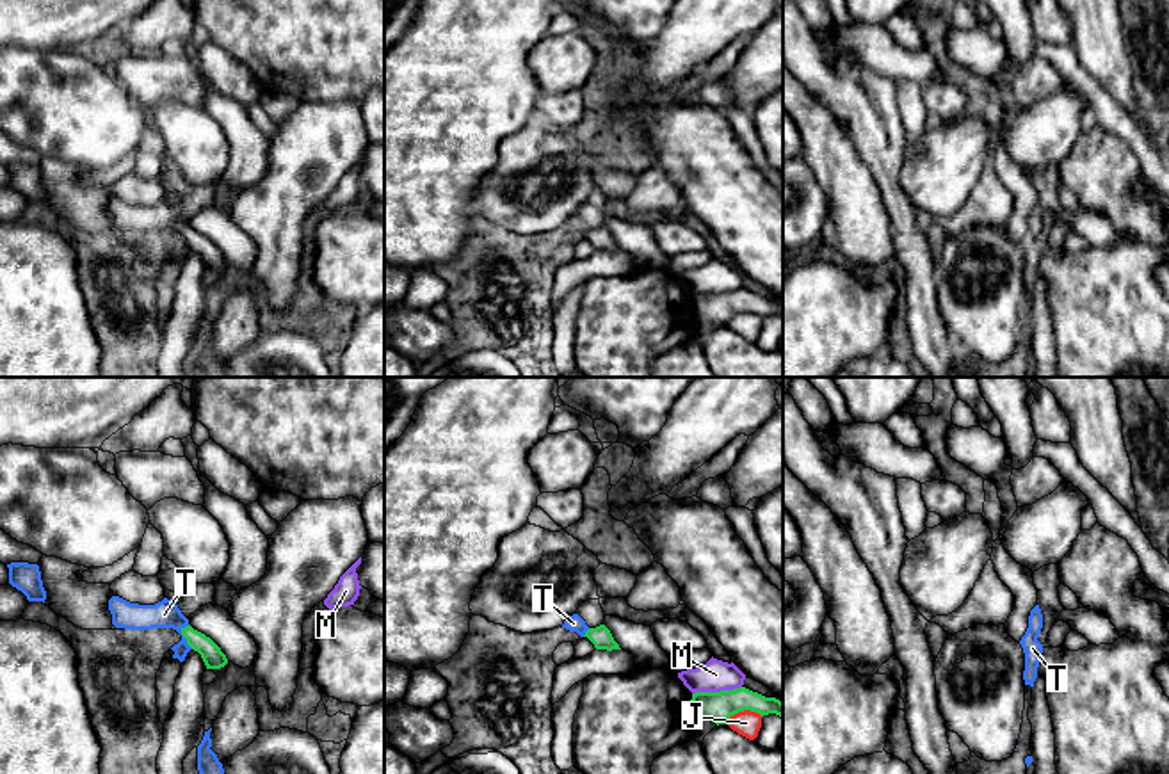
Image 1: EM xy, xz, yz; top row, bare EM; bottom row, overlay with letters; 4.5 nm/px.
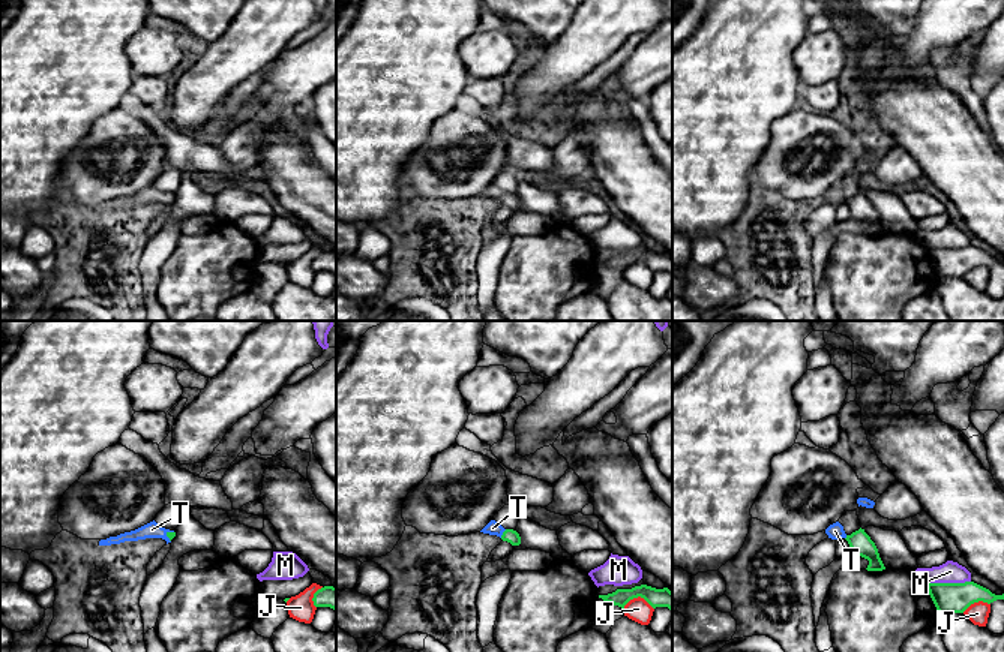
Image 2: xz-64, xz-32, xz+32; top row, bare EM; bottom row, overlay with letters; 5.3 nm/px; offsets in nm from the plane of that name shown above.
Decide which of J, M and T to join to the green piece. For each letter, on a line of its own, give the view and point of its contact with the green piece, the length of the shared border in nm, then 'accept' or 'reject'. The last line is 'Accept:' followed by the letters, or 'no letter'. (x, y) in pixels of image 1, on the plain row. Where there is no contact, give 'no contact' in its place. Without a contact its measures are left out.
J: xz (742, 312) | 180 nm | reject
M: xz (716, 294) | 220 nm | reject
T: xy (184, 237) | 120 nm | accept
Accept: T

